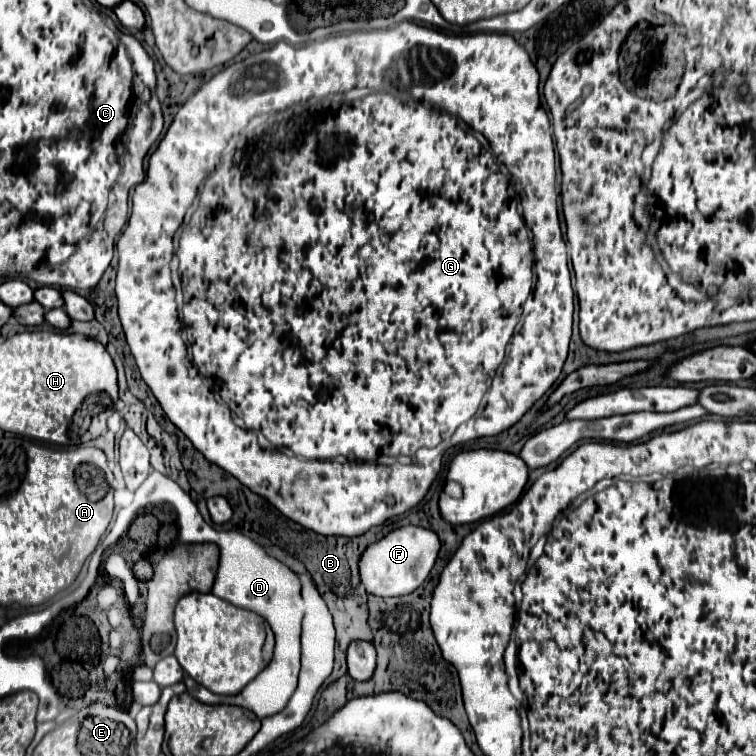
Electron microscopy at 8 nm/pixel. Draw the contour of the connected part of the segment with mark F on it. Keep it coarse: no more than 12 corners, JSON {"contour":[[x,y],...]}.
{"contour":[[401,526],[363,550],[367,594],[411,594],[429,576],[441,542]]}

